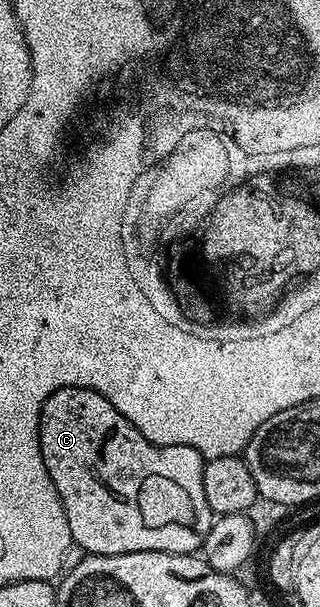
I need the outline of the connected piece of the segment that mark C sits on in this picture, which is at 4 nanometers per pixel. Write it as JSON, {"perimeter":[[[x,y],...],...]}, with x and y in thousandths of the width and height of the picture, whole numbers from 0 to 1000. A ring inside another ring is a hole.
{"perimeter":[[[197,636],[159,649],[125,680],[125,743],[144,778],[156,778],[156,791],[169,791],[169,804],[194,824],[225,891],[275,913],[403,913],[459,906],[503,906],[522,913],[613,913],[634,901],[638,885],[656,876],[669,858],[656,830],[644,830],[644,804],[631,804],[644,756],[591,735],[497,735],[456,725],[456,718],[444,718],[444,712],[431,712],[431,705],[419,705],[419,699],[406,699],[406,692],[394,692],[394,685],[381,685],[381,679],[369,679],[344,659],[331,659],[331,652],[241,636]]]}

